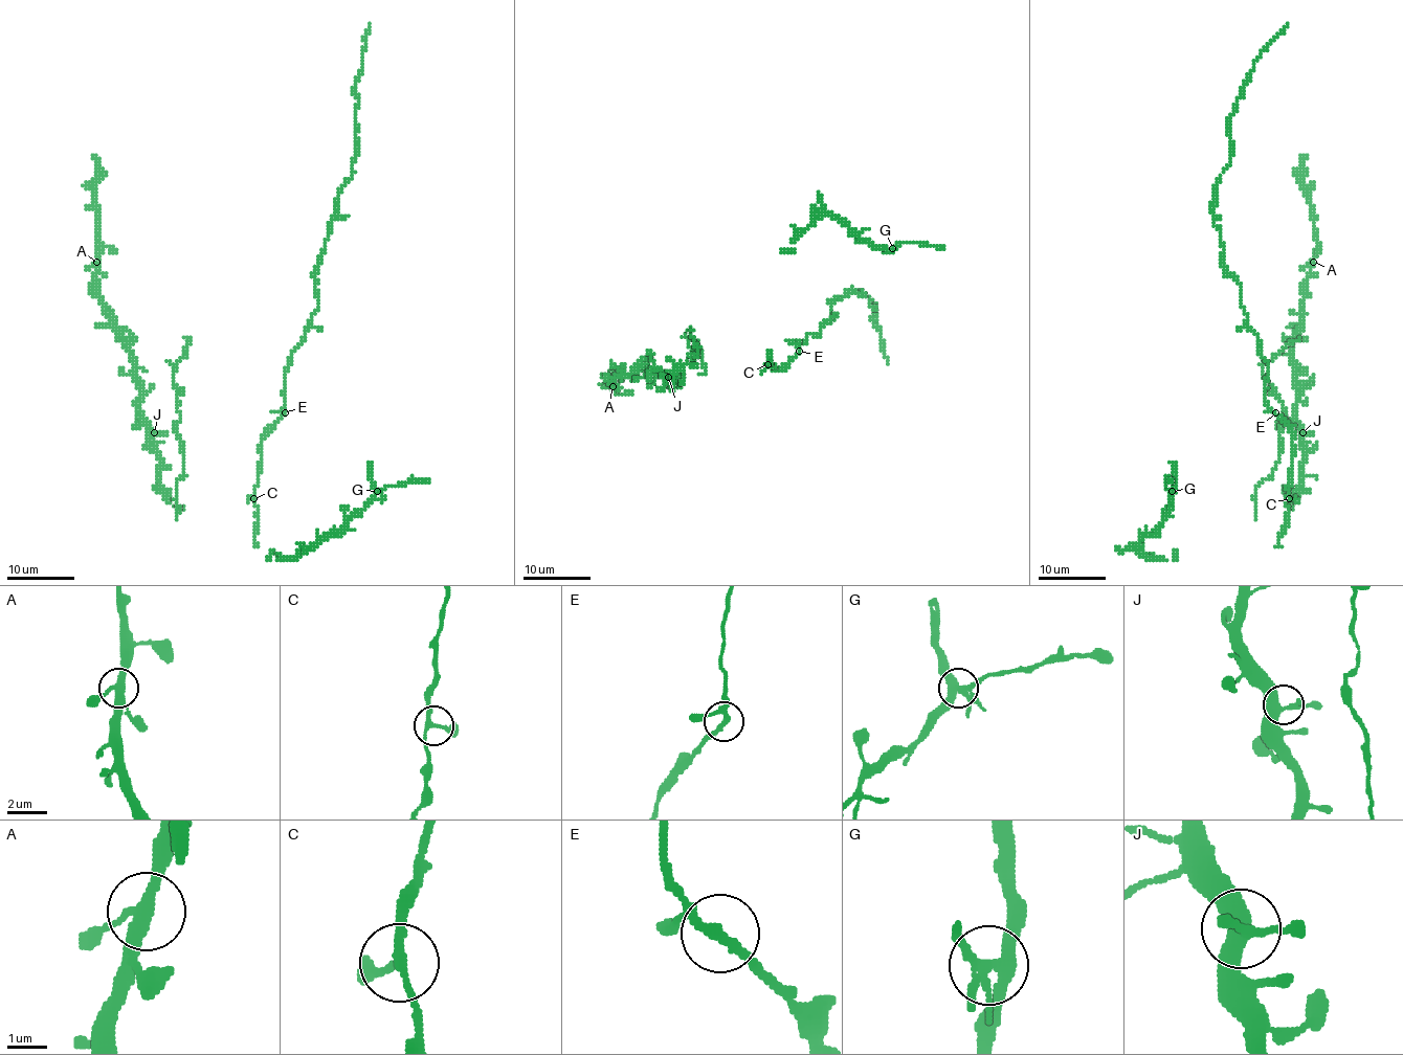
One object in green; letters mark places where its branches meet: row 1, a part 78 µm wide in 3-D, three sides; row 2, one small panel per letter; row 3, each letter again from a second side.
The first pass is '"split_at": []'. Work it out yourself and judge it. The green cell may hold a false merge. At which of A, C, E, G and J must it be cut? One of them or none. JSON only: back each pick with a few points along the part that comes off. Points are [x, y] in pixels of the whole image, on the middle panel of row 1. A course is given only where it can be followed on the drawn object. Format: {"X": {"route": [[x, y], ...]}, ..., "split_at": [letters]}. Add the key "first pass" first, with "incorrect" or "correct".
{"first pass": "incorrect", "G": {"route": [[892, 248], [900, 243], [944, 248]]}, "split_at": ["G"]}

